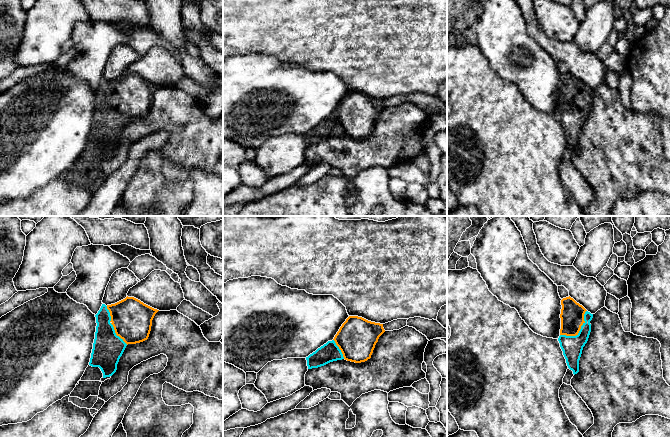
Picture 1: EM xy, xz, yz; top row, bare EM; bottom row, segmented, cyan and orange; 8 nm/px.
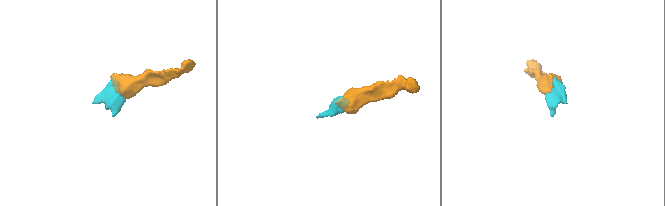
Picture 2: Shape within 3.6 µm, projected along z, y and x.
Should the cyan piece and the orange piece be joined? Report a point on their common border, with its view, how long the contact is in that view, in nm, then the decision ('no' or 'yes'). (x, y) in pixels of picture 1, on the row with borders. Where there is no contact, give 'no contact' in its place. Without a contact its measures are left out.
contact yz (580, 330); length 300 nm; yes

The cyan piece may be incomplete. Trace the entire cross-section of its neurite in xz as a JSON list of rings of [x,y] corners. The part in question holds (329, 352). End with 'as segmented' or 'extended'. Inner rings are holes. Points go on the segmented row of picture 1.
[[[349,316],[332,341],[306,357],[308,369],[342,359],[355,363],[365,362],[371,358],[375,345],[384,332],[383,324]]]; extended

